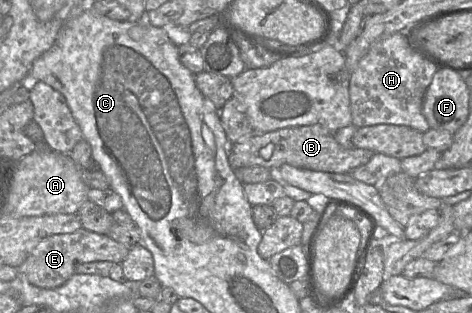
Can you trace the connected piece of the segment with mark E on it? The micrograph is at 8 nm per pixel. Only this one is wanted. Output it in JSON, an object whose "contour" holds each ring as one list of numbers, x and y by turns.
{"contour":[[81,227,72,233,54,234,43,238,18,267,18,271,32,285,53,289,70,279,77,264,95,261,111,261,121,264,130,248,113,240,107,234,95,233]]}

